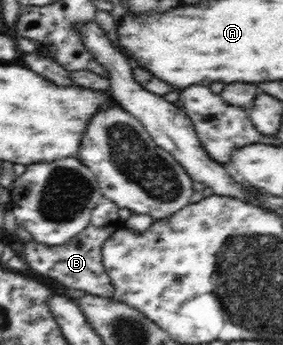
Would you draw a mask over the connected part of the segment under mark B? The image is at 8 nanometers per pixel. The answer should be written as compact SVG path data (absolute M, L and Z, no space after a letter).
M105 199L101 204L96 205L91 213L90 223L74 239L60 246L48 246L29 240L20 255L28 263L30 270L34 270L44 278L60 282L62 286L66 286L66 289L81 290L93 296L112 299L115 287L103 265L101 250L105 240L125 226L120 220L118 210L120 210L118 205Z

